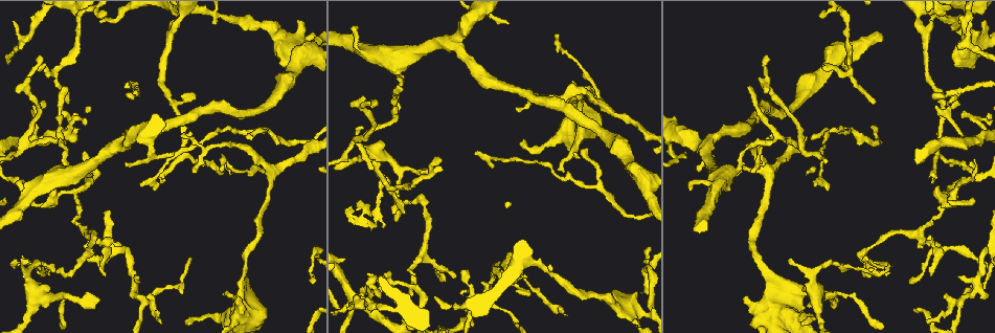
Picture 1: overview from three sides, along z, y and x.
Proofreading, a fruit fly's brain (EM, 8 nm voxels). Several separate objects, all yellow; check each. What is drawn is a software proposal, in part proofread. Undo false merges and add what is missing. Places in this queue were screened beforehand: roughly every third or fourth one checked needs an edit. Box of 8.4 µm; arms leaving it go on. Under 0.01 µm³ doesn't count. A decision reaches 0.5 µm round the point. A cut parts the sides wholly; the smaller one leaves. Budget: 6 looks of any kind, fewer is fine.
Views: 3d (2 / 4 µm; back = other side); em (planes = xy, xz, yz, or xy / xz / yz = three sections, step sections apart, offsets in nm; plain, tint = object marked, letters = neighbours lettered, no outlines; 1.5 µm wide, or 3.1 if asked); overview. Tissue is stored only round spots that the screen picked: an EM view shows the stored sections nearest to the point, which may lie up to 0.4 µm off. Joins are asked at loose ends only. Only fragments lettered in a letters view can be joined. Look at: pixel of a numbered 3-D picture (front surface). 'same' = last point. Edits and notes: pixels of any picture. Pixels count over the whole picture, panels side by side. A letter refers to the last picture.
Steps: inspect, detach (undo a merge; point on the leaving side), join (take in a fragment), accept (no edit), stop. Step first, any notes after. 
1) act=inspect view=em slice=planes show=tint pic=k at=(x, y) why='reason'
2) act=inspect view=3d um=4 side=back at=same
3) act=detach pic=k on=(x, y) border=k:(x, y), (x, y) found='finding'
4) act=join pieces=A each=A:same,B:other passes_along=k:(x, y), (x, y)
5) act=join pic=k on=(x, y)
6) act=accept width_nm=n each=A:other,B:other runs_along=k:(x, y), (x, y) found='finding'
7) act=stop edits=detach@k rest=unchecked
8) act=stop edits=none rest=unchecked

act=inspect view=em slice=xy step=8 show=letters pic=1 at=(584, 148) why='thin end'

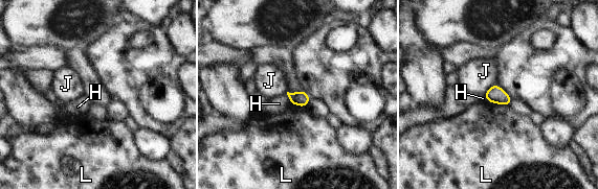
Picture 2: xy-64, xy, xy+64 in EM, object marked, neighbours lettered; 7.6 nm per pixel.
act=accept longest_contact=L:170nm each=H:other,J:other,L:other border=2:(286, 93), (291, 103) found='no lettered fragment goes on from it'

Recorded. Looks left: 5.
act=inspect view=3d um=4 pic=1 at=(755, 172) why='tapers out'

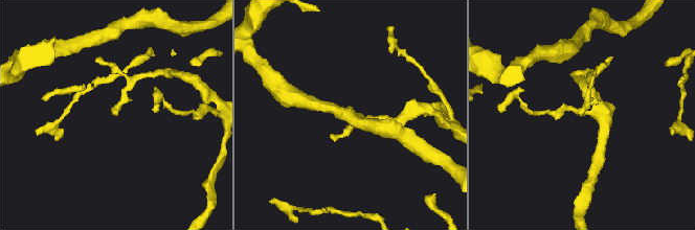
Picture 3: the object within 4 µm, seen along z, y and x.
act=inspect view=em slice=planes show=letters pic=3 at=(117, 114) why='shape alone is not enough'

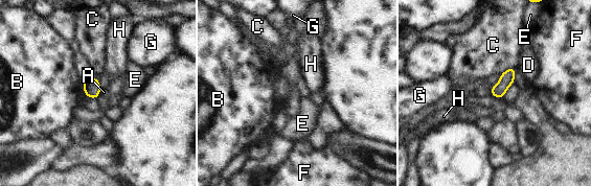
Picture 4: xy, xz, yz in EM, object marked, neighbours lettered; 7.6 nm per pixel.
act=accept each=A:other,B:other,C:other,D:other,E:other,F:other,G:other,H:other border=4:(101, 88), (98, 94) found='no lettered fragment goes on from it'

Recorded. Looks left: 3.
act=inspect view=em slice=planes show=letters pic=1 at=(398, 85) why='tapers out'

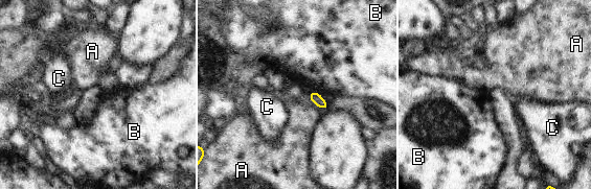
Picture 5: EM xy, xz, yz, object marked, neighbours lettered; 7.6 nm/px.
act=accept each=A:other,B:other,C:other border=5:(314, 90), (318, 93) found='no lettered fragment goes on from it'

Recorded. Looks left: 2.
act=stop edits=none rest=unchecked

